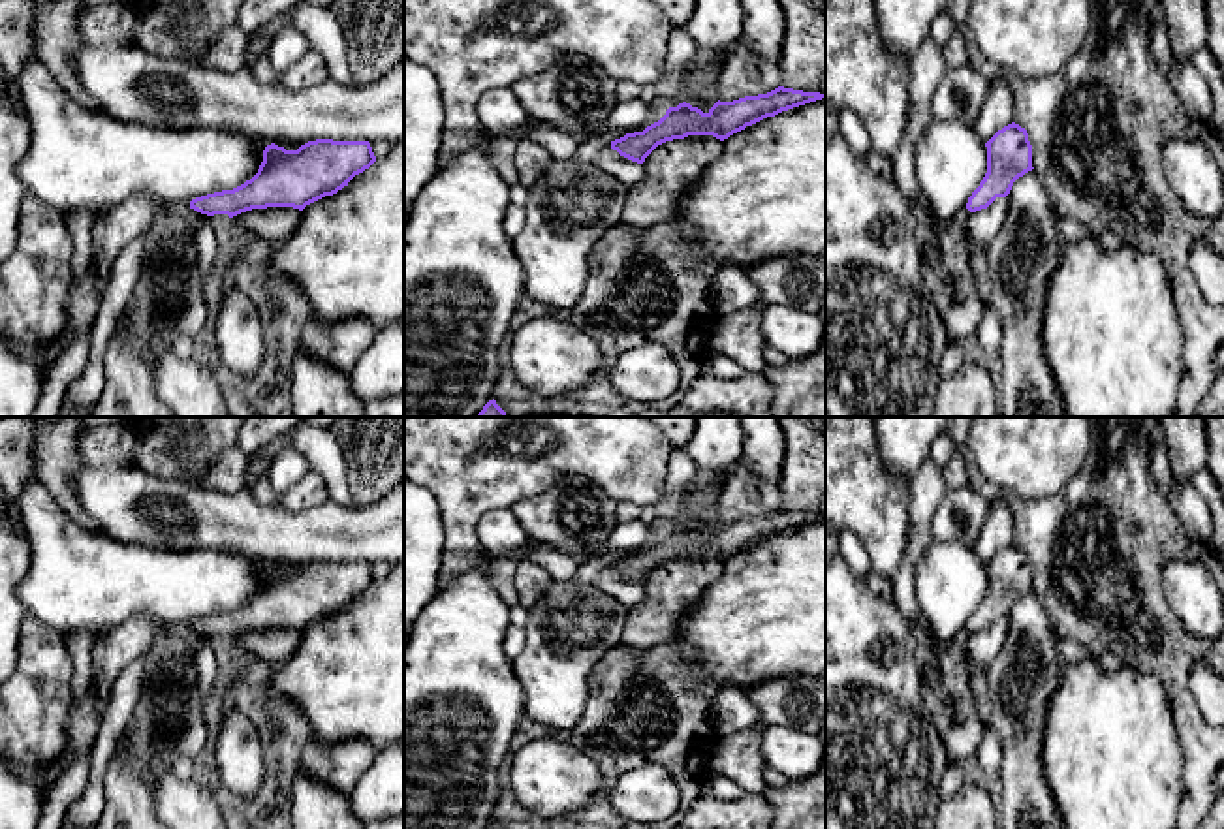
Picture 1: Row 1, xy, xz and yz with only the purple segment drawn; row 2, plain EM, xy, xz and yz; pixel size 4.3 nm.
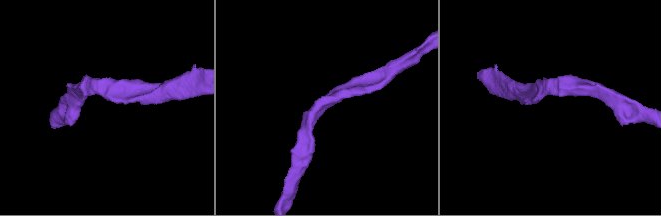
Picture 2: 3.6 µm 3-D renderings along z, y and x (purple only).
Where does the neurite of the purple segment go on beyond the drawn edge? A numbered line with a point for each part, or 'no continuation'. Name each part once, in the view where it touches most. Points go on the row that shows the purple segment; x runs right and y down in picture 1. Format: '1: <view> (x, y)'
no continuation

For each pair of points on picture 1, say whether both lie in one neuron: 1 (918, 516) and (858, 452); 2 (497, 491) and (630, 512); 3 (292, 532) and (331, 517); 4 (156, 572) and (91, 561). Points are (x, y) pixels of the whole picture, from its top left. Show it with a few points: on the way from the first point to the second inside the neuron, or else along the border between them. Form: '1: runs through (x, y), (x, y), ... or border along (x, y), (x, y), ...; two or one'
1: border along (909, 484), (909, 540), (903, 549); two
2: border along (617, 502), (634, 502), (640, 508); two
3: runs through (301, 532), (316, 532), (322, 527); one
4: runs through (140, 572), (108, 572); one

